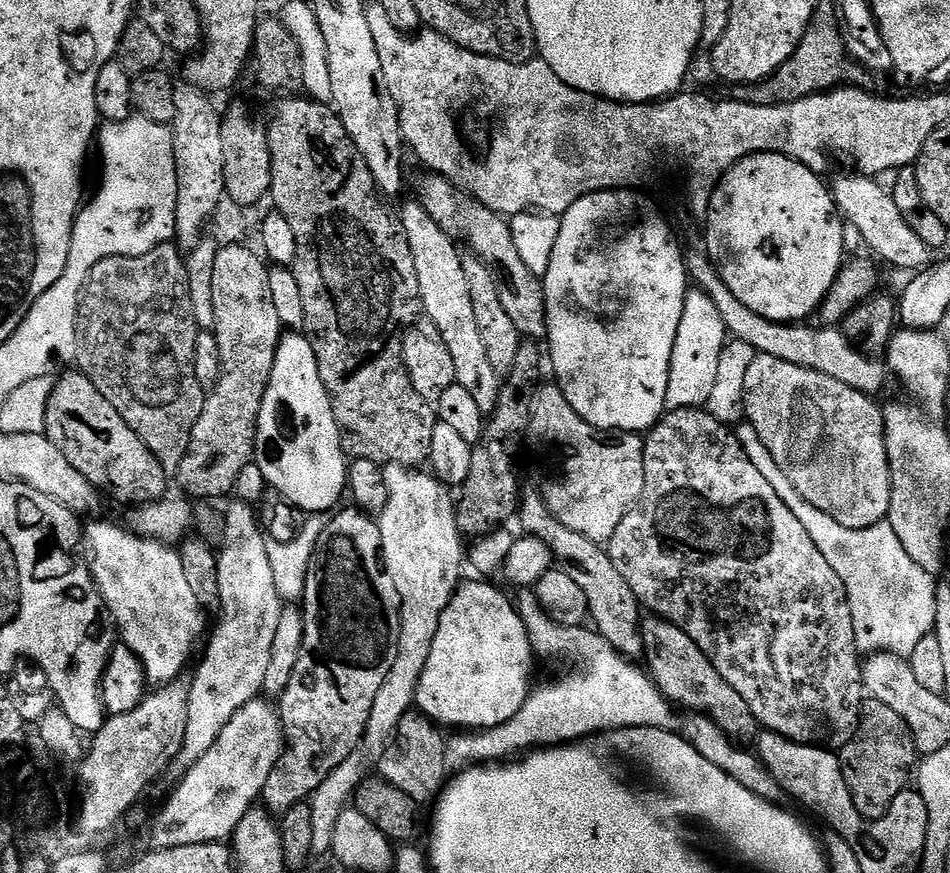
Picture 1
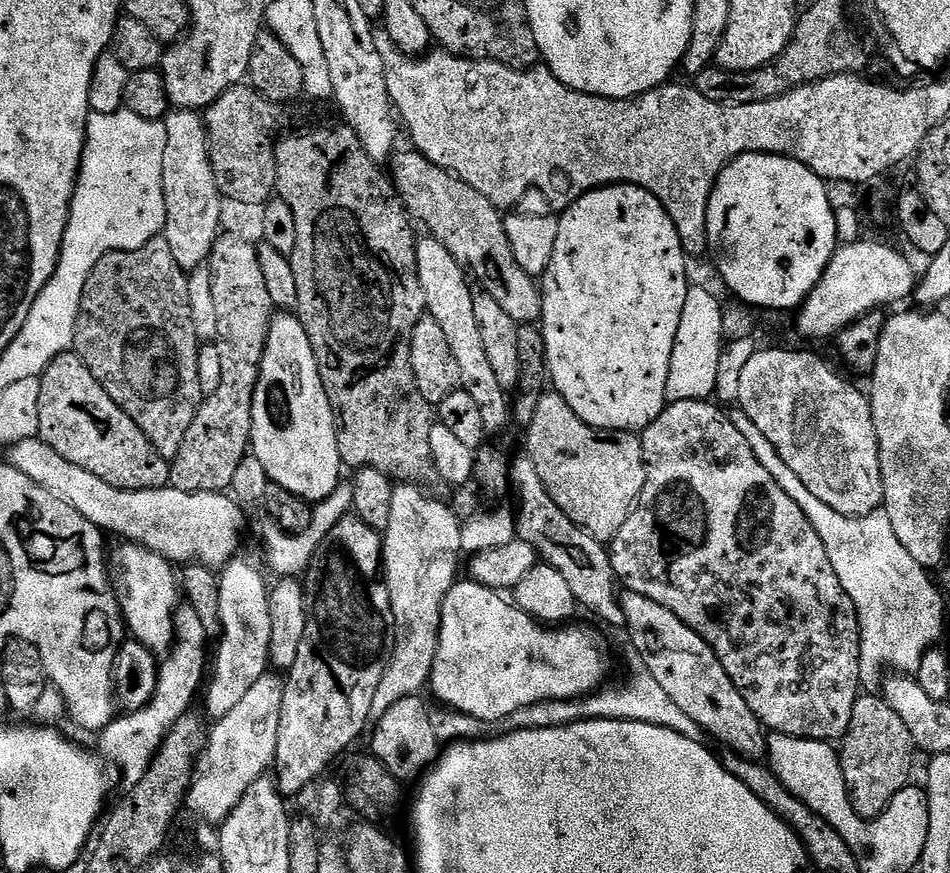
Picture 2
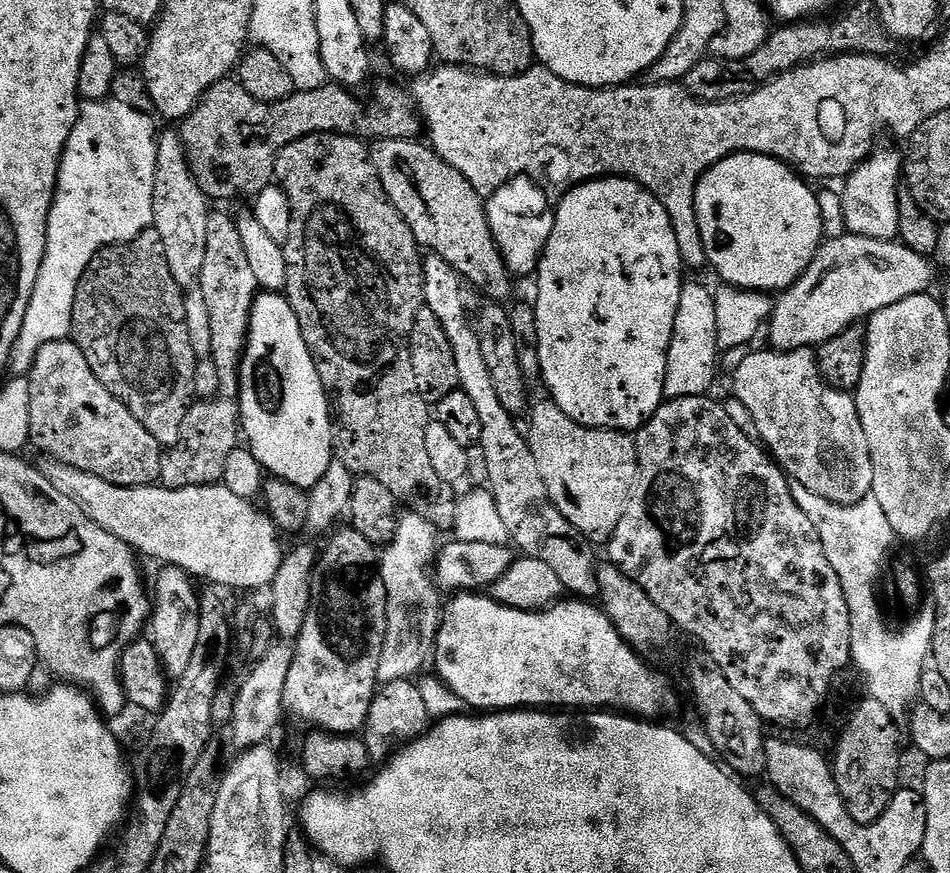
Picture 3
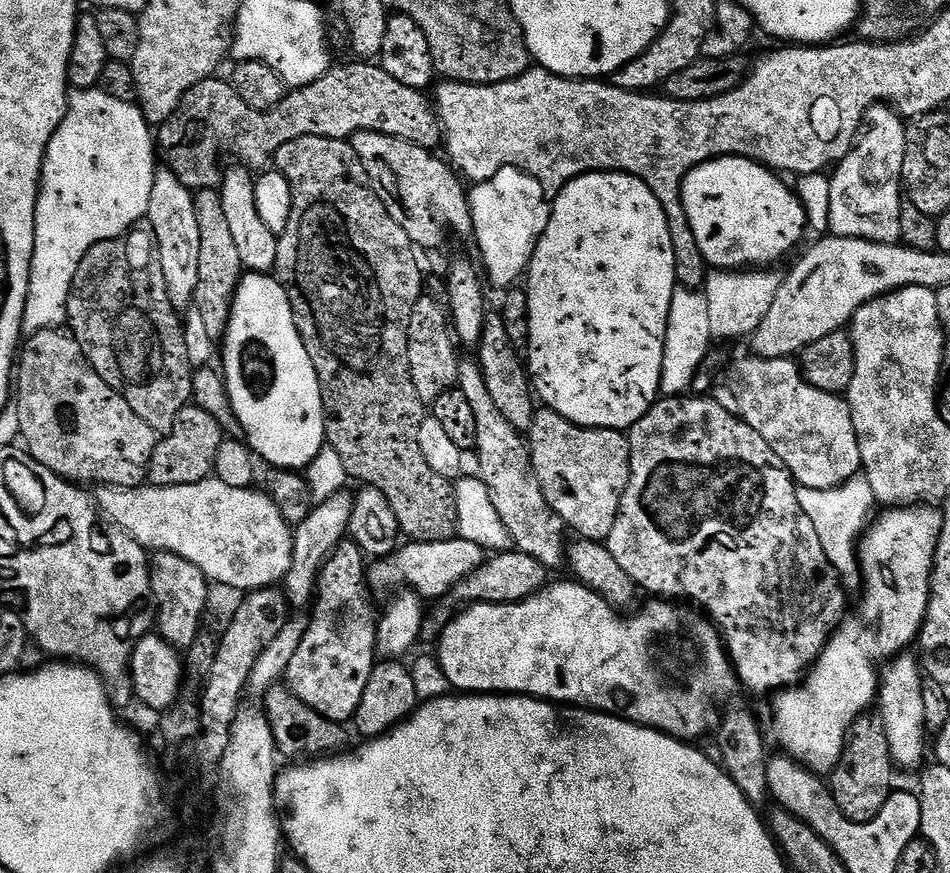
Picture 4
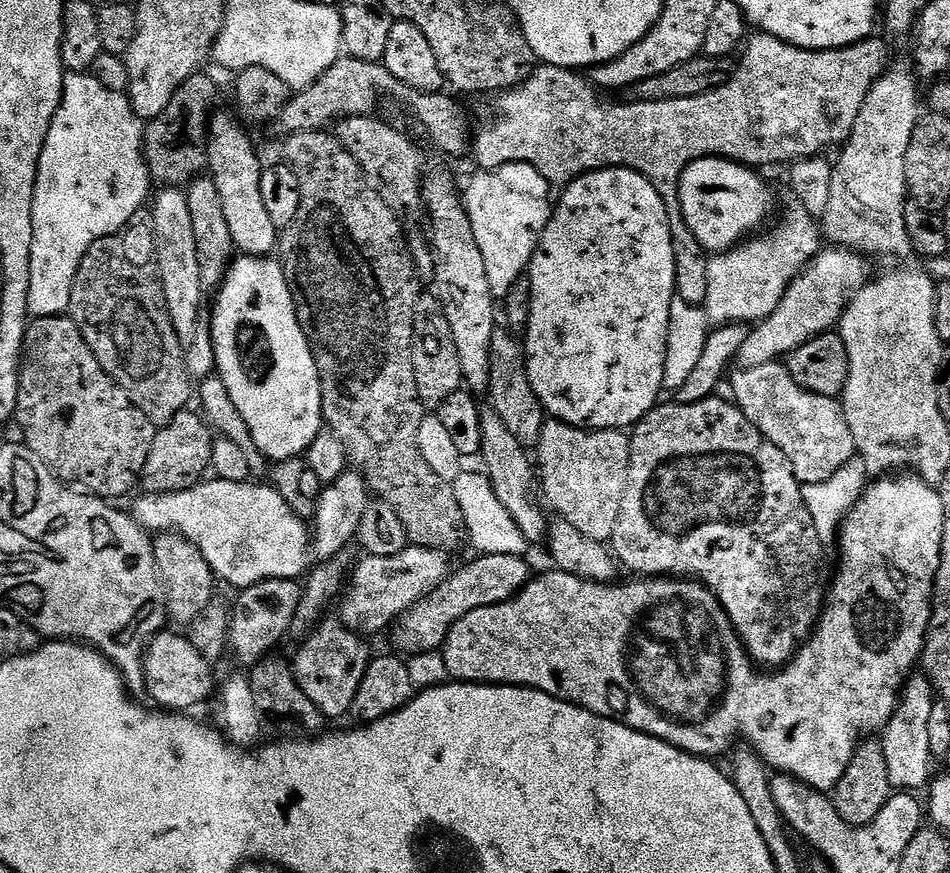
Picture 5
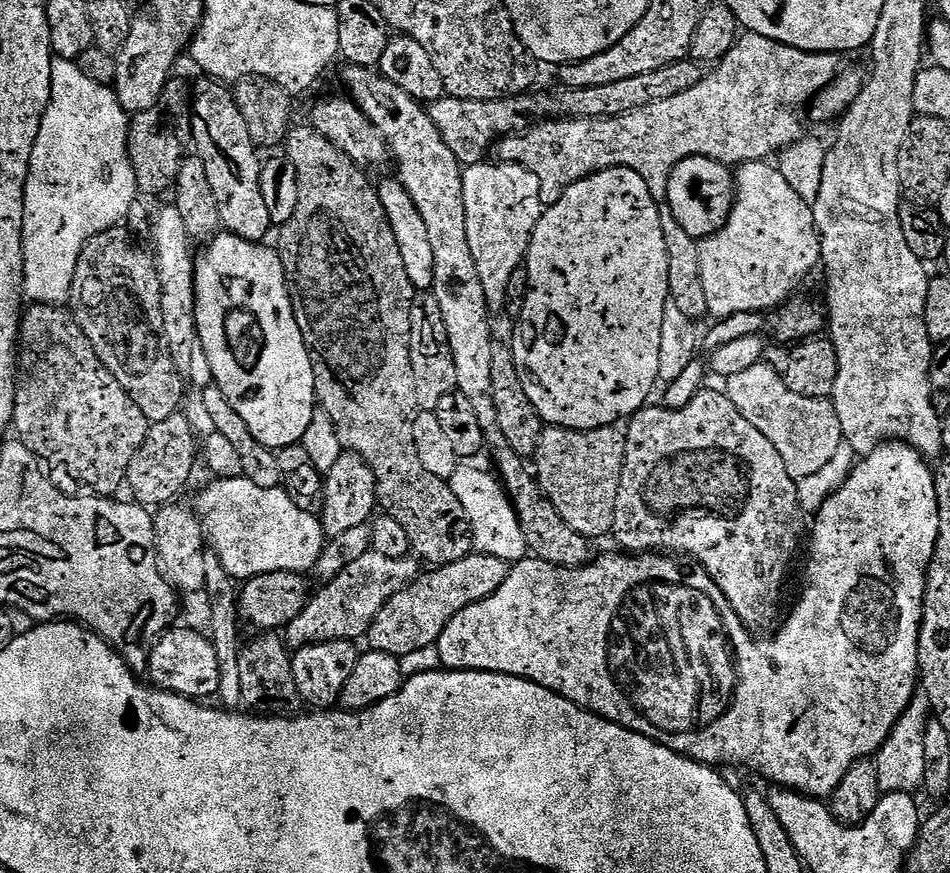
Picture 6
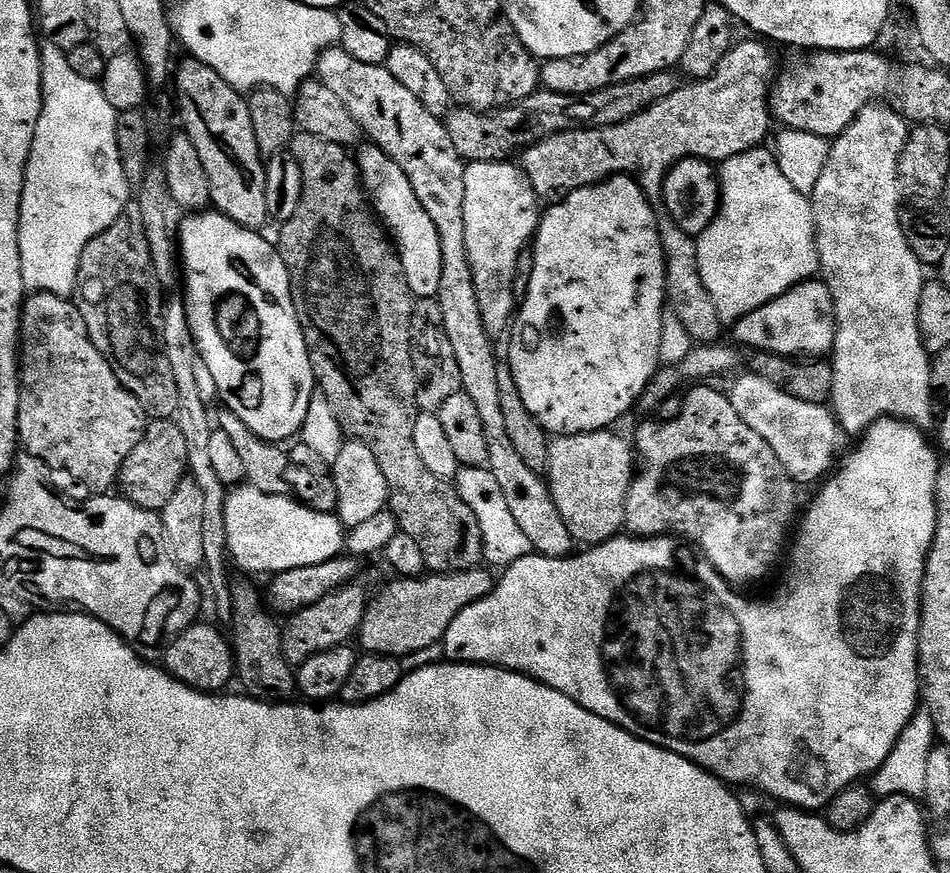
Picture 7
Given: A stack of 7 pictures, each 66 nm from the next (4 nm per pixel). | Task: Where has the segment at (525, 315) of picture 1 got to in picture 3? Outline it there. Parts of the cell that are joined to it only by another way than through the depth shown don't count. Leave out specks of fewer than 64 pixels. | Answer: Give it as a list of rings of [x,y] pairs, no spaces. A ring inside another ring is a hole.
[[[377,140],[371,145],[370,159],[376,165],[378,178],[384,187],[384,193],[389,202],[402,214],[402,218],[410,226],[417,244],[433,256],[441,256],[469,285],[477,284],[488,295],[492,302],[507,301],[512,292],[513,273],[508,270],[500,245],[492,237],[488,225],[488,210],[486,200],[476,187],[448,161],[443,160],[427,143],[414,140]]]

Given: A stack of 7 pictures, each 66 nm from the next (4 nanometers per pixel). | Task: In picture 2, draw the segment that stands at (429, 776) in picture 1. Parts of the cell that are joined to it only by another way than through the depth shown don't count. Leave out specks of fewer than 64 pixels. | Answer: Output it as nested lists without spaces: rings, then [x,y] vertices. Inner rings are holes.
[[[419,695],[406,696],[400,702],[394,702],[384,714],[382,714],[371,729],[372,748],[371,755],[386,766],[388,773],[401,782],[415,781],[423,777],[424,773],[436,763],[441,751],[442,741],[438,734],[434,734],[434,722],[430,708],[420,701]]]

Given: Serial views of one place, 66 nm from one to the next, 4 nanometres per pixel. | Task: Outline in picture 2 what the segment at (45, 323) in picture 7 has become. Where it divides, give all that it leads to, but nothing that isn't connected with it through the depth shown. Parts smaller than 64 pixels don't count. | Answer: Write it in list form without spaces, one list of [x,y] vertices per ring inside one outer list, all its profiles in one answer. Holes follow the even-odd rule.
[[[69,350],[54,358],[39,381],[39,439],[58,450],[66,462],[90,470],[90,474],[102,478],[102,482],[110,486],[131,492],[163,488],[169,483],[169,461],[154,450],[146,434],[138,430],[134,418],[130,418],[130,414],[126,414],[106,390],[102,390],[98,378],[90,374],[75,351]]]

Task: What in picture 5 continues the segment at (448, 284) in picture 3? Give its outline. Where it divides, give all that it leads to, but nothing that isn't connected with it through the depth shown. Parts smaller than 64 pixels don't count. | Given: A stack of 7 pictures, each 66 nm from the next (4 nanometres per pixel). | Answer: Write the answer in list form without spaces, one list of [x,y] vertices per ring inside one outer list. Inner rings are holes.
[[[484,406],[480,409],[480,421],[482,422],[482,447],[480,456],[488,469],[486,475],[492,484],[494,494],[498,494],[498,502],[506,506],[510,518],[522,530],[522,534],[528,539],[529,545],[536,546],[536,543],[543,541],[548,534],[549,517],[544,517],[544,512],[538,505],[532,504],[532,491],[537,491],[538,476],[534,471],[533,461],[524,445],[506,430],[506,422],[496,413],[496,409],[491,406]]]

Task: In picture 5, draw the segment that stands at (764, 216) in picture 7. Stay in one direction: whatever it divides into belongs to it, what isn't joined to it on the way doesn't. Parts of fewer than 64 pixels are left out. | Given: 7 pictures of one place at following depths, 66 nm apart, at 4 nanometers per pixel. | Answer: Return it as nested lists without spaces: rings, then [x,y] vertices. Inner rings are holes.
[[[793,206],[769,236],[751,240],[741,243],[731,252],[713,255],[708,261],[708,285],[702,307],[713,325],[751,325],[774,314],[792,281],[821,251],[822,228],[817,217],[802,207]]]

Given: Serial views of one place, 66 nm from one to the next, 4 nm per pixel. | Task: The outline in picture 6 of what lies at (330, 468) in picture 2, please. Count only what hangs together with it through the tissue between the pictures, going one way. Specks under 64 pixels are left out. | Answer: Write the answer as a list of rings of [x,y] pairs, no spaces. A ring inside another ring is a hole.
[[[218,234],[207,245],[208,248],[204,253],[202,251],[195,257],[196,262],[196,317],[195,324],[197,326],[197,333],[201,336],[202,346],[205,348],[205,354],[209,360],[209,366],[212,368],[212,379],[215,387],[222,390],[222,394],[230,402],[230,406],[234,406],[234,410],[238,410],[238,414],[242,414],[242,422],[246,422],[246,426],[250,426],[250,430],[254,434],[254,438],[262,446],[266,446],[270,450],[276,450],[276,448],[282,448],[282,450],[295,449],[297,445],[301,443],[307,437],[308,431],[312,426],[312,421],[316,419],[318,415],[318,389],[316,386],[316,367],[312,364],[312,352],[310,351],[308,344],[304,341],[304,335],[300,329],[300,323],[296,317],[296,305],[294,303],[294,297],[290,287],[290,281],[287,271],[284,266],[284,256],[281,253],[276,253],[274,249],[267,248],[269,245],[264,242],[257,242],[254,240],[243,240],[240,236],[234,236],[231,234]]]

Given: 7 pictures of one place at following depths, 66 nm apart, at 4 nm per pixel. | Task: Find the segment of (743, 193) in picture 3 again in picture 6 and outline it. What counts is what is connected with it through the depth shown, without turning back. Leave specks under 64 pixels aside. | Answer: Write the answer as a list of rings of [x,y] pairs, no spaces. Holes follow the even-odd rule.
[[[704,156],[684,160],[672,172],[666,195],[672,216],[688,236],[715,237],[727,225],[734,209],[734,176],[729,165]]]

